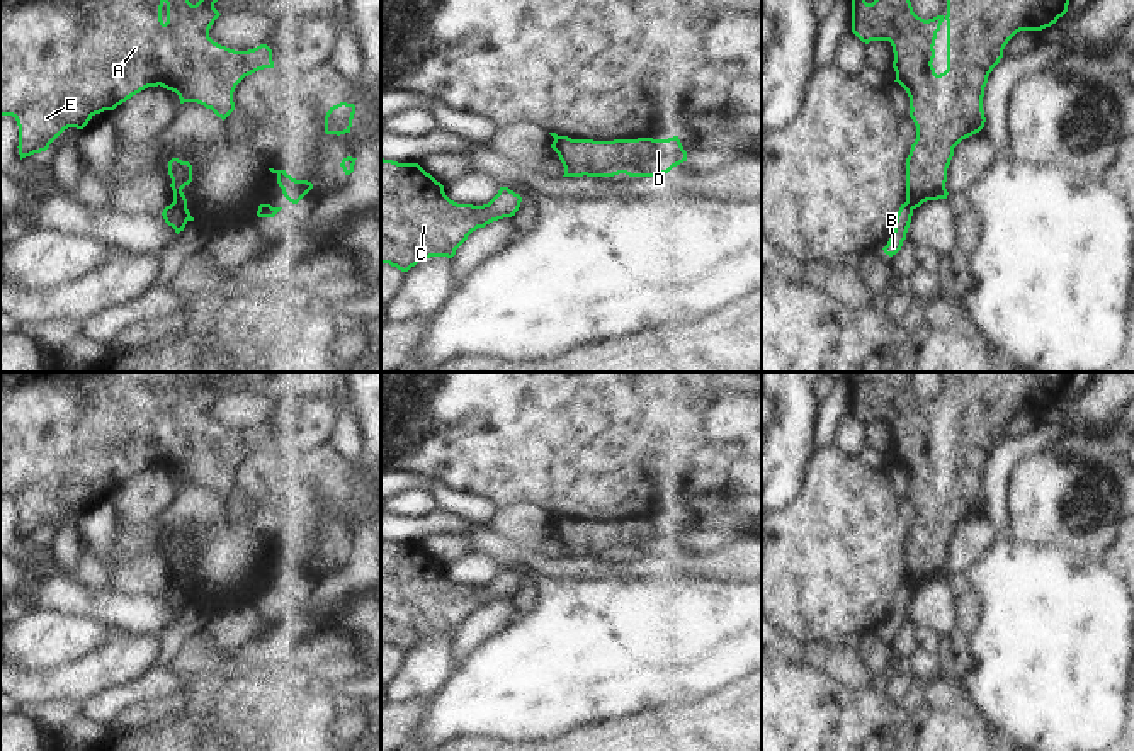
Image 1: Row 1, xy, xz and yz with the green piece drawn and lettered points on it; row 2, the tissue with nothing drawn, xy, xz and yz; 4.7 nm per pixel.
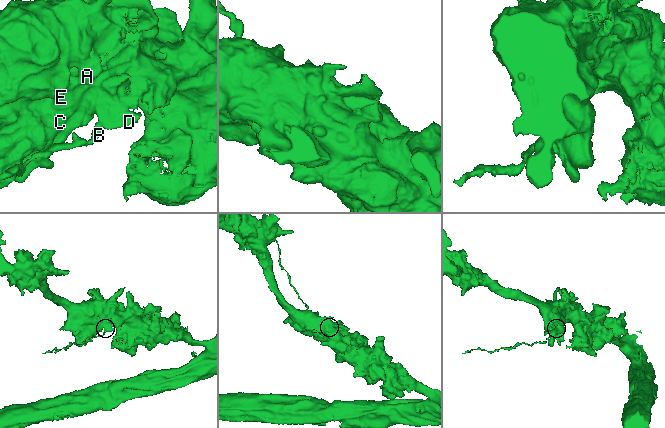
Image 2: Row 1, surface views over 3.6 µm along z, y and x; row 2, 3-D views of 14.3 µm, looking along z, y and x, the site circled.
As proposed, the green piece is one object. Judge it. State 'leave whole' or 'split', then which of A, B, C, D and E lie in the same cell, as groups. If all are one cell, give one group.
split; groups A C D E / B

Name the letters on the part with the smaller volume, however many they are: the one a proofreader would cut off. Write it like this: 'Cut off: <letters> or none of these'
Cut off: B

